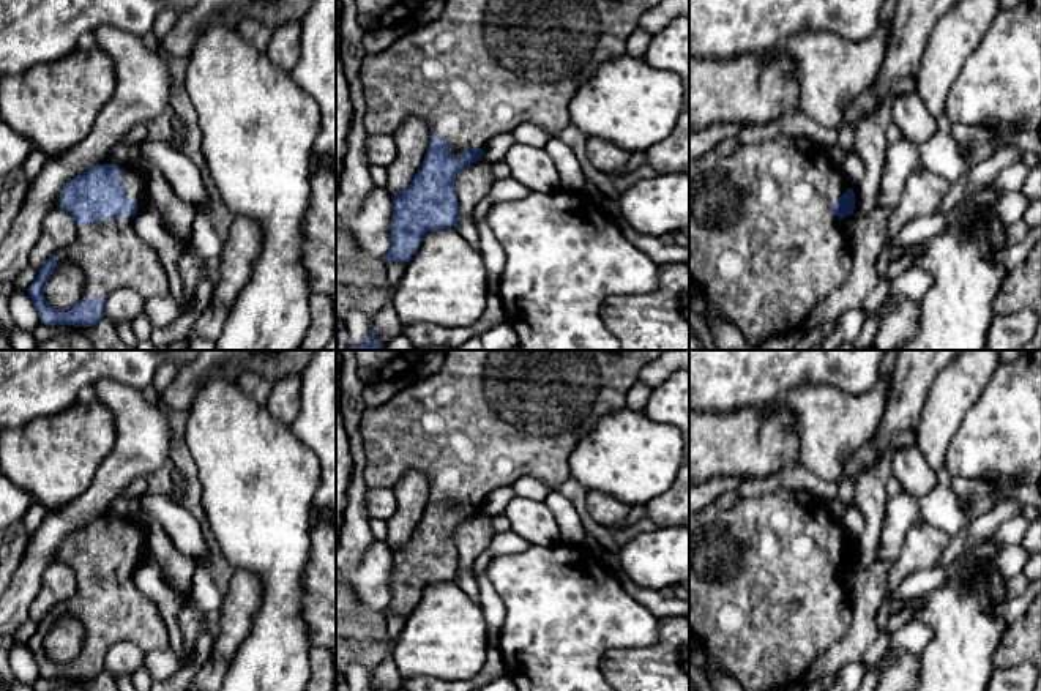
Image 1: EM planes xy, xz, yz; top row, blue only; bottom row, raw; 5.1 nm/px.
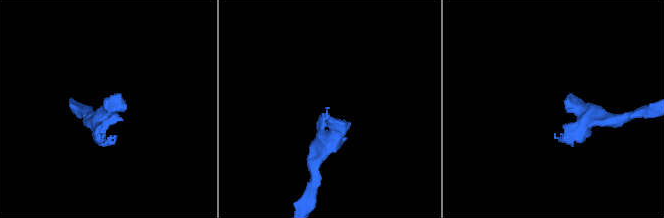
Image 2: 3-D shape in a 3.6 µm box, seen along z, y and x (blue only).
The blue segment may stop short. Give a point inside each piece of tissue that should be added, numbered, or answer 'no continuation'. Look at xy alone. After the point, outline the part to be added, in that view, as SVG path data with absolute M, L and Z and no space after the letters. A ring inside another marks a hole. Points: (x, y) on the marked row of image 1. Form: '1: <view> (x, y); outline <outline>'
1: xy (133, 180); outline M109 153L99 164L115 164L118 167L120 178L126 189L126 196L131 200L137 202L139 210L144 194L148 191L148 188L142 174L136 169L136 166L117 161L112 153Z

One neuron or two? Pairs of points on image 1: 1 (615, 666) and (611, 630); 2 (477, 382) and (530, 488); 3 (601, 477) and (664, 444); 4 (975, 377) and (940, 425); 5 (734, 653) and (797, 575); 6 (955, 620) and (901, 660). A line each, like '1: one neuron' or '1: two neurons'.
1: two neurons
2: two neurons
3: one neuron
4: one neuron
5: one neuron
6: two neurons

